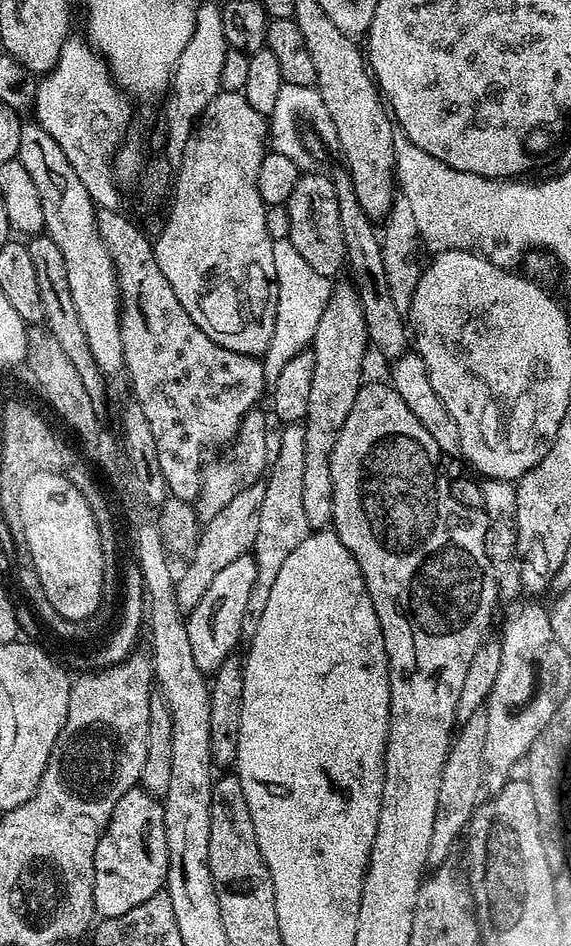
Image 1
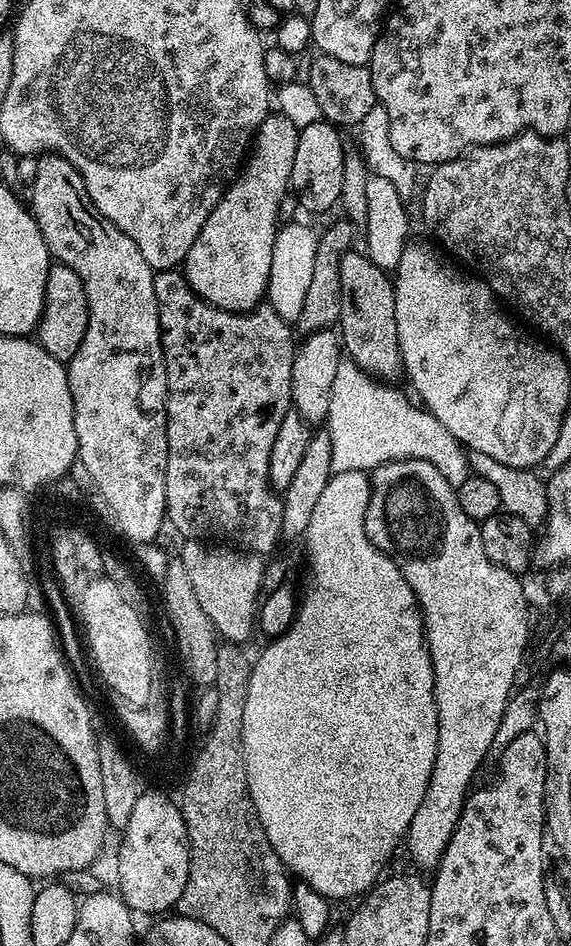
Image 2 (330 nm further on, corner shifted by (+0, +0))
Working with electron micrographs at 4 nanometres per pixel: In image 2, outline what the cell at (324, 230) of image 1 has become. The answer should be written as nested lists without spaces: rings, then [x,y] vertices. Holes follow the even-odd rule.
[[[348,250],[340,257],[340,289],[342,306],[338,332],[342,337],[347,355],[373,377],[384,382],[392,382],[402,372],[400,363],[400,343],[394,306],[396,290],[394,280],[387,271],[368,259],[363,251]]]

